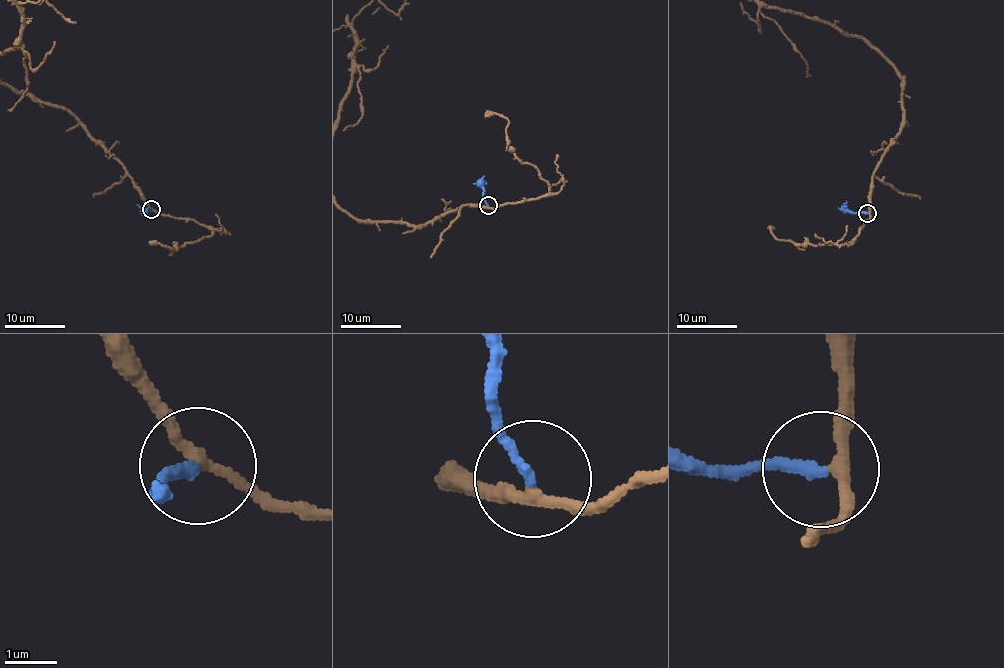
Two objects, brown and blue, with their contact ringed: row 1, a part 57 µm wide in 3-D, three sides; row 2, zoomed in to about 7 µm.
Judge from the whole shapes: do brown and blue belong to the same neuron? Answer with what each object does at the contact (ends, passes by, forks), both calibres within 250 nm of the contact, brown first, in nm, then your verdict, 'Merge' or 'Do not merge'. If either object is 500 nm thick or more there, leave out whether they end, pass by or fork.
At the ring brown passes by. At the ring blue ends. Thickness 220 nm (brown) against 190 nm. Merge

